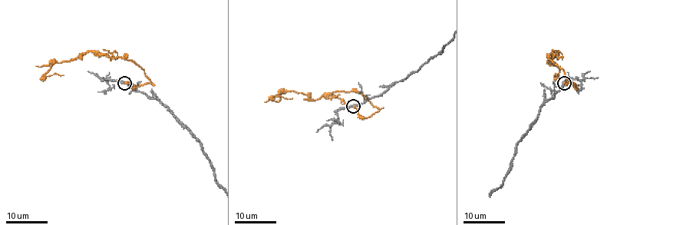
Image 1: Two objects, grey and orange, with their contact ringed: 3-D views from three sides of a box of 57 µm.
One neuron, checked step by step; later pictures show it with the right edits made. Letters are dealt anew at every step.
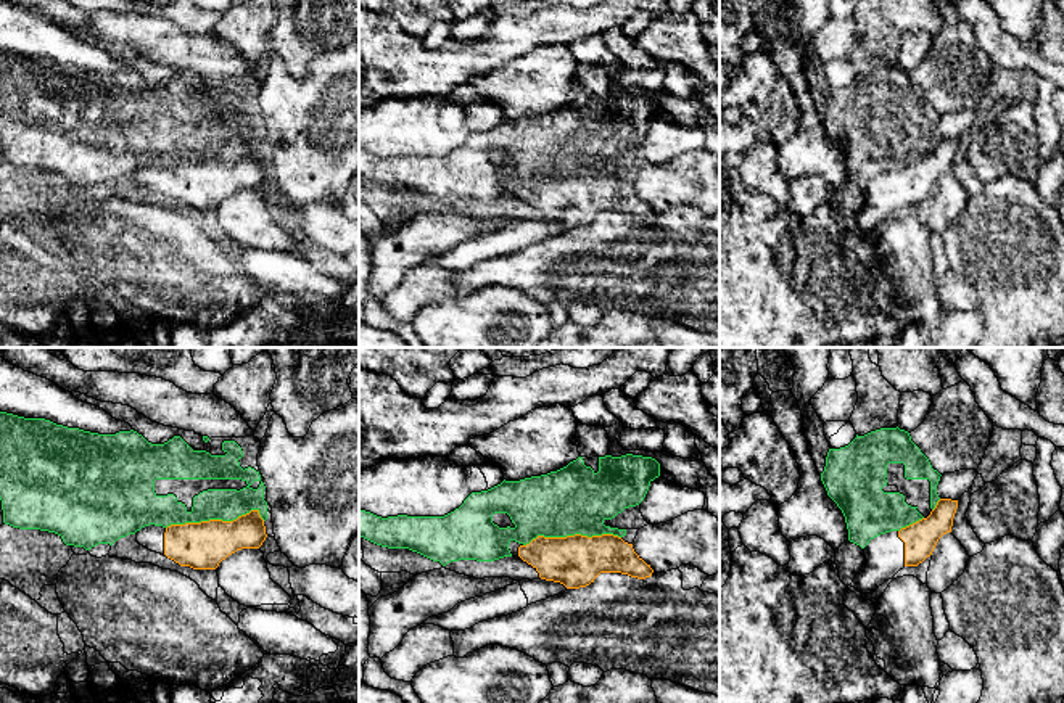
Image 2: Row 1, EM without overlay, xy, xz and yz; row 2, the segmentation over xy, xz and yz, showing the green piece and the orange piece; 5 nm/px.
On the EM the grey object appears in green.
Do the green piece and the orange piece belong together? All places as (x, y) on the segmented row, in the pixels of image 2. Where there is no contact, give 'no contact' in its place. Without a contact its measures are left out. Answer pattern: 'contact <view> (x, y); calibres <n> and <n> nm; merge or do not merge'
contact xy (216, 518); calibres 160 and 240 nm; do not merge

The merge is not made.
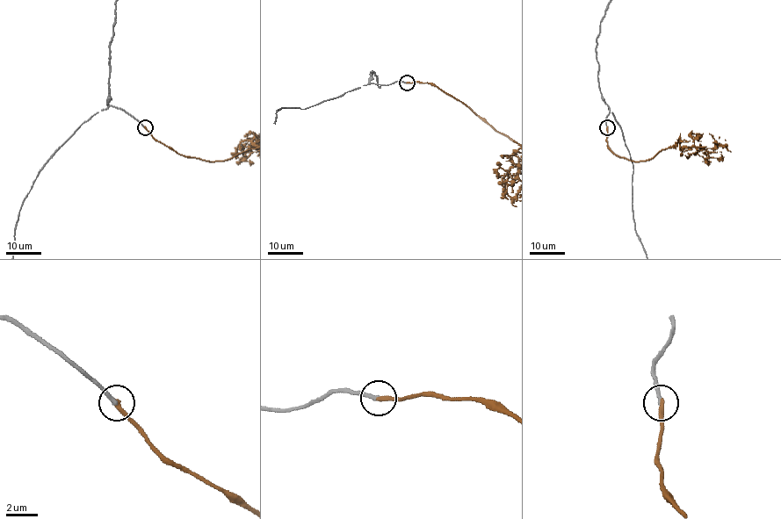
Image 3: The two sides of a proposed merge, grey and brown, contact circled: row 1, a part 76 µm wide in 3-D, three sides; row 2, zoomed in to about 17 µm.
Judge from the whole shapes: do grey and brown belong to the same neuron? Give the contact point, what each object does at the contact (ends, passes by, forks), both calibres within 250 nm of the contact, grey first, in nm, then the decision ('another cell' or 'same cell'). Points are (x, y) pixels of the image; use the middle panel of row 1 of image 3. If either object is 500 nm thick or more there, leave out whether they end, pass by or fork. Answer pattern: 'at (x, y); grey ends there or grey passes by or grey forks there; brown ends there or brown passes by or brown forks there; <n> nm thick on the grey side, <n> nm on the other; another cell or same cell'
at (407, 82); grey ends there; brown ends there; 240 nm thick on the grey side, 280 nm on the other; same cell

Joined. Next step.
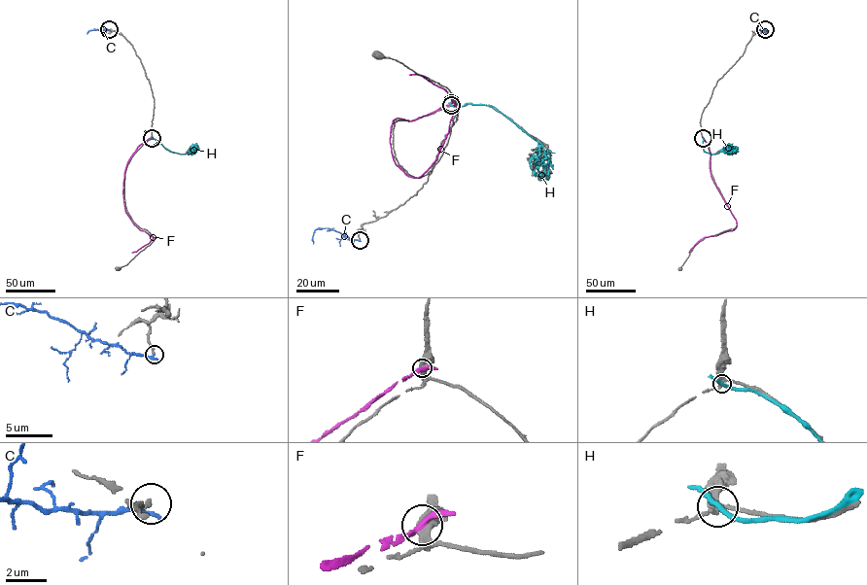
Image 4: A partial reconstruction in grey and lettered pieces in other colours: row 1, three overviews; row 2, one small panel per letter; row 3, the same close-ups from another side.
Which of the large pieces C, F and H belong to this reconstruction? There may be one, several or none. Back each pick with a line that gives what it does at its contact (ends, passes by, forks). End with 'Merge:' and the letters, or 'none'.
Merge: none

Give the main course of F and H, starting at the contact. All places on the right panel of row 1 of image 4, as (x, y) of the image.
F: (703, 137), (710, 154), (710, 176), (737, 226), (732, 230), (704, 237), (689, 252)
H: (703, 138), (704, 152), (736, 153), (731, 153), (725, 148)

